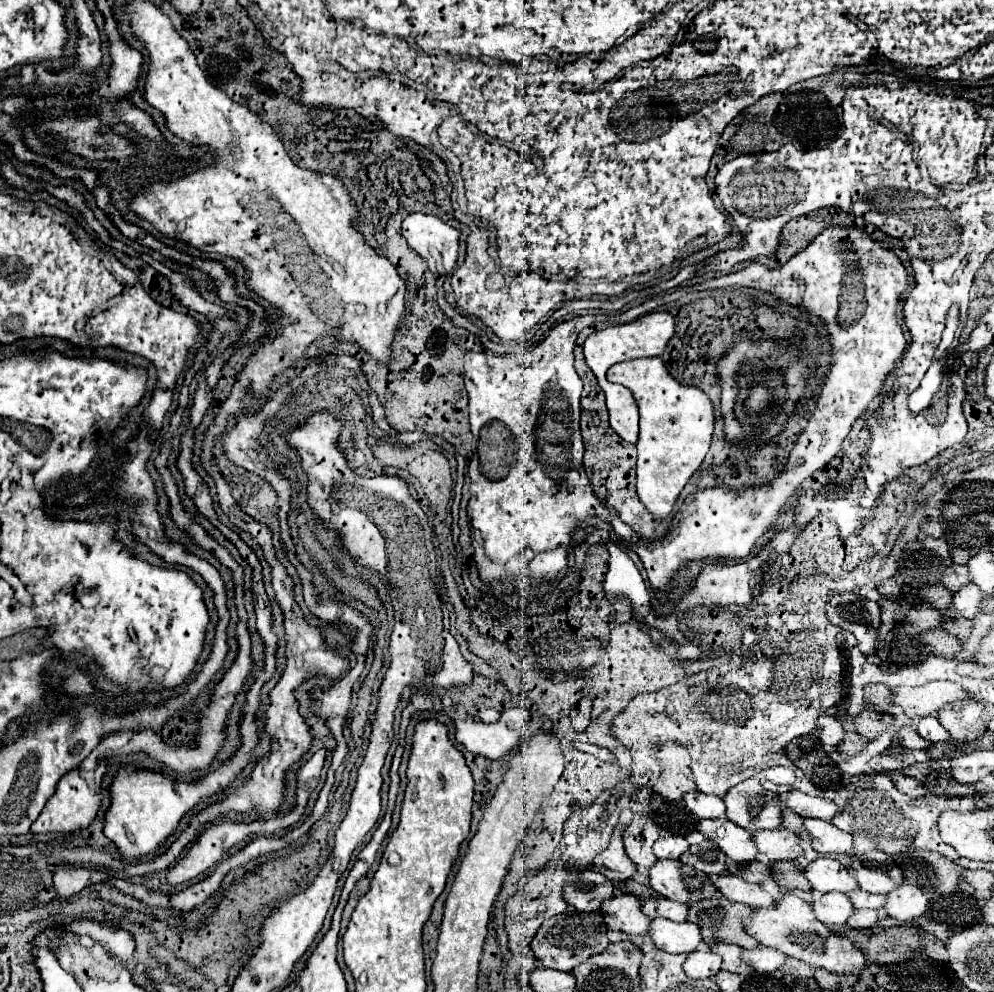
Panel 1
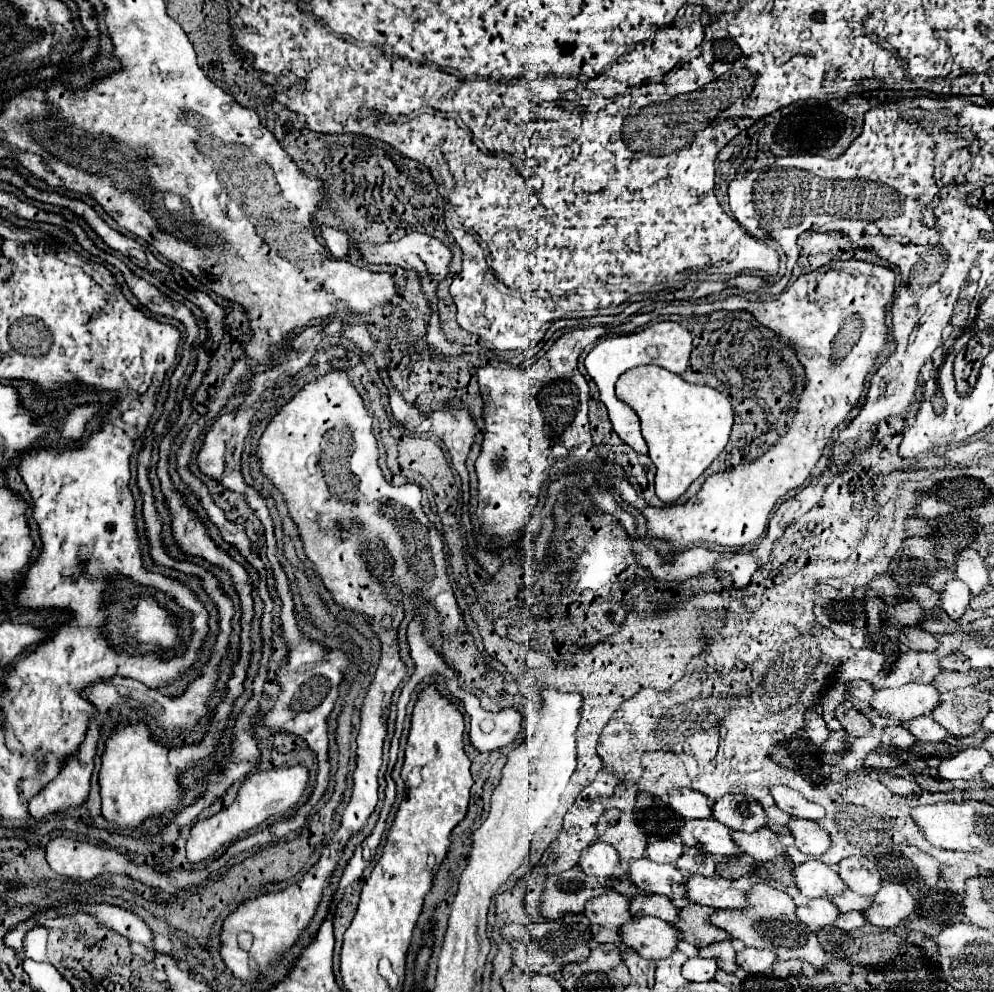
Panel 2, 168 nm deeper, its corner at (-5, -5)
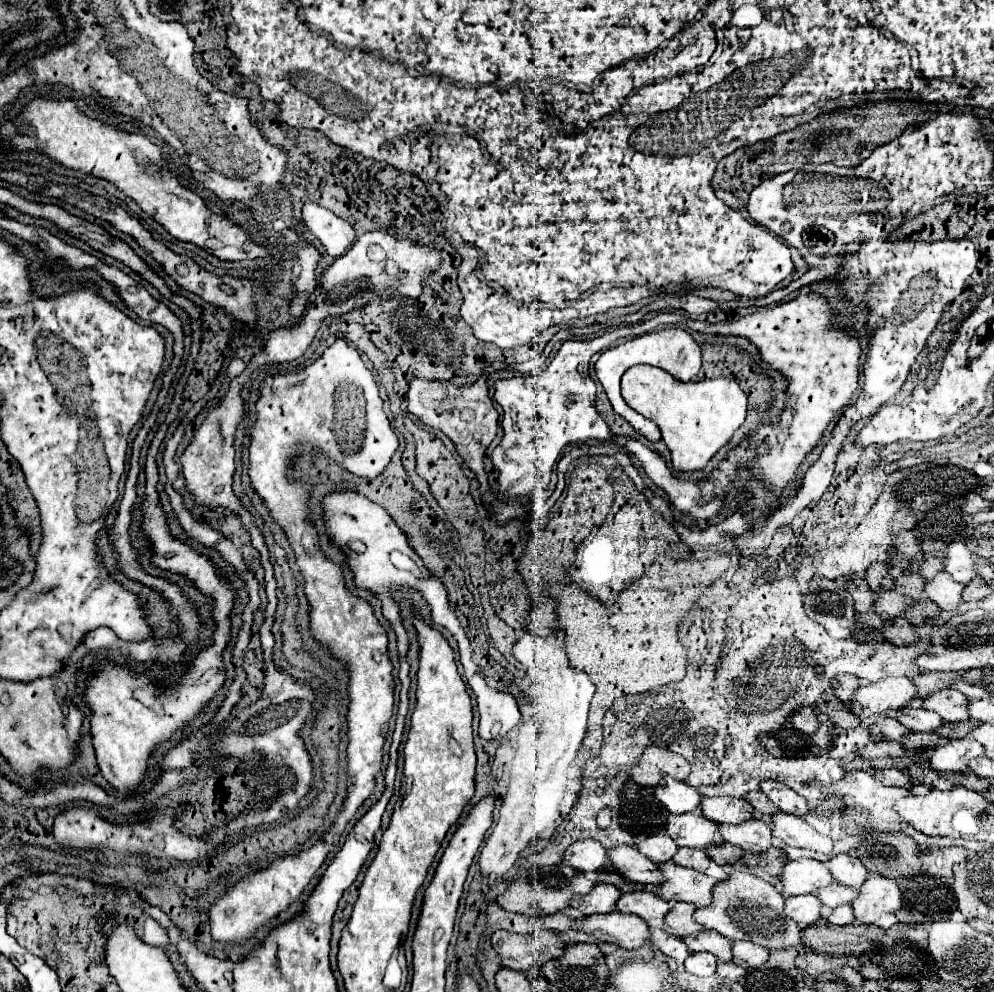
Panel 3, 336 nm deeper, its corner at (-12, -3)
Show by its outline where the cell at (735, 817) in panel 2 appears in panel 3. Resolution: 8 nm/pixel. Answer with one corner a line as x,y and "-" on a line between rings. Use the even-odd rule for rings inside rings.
702,797
700,811
706,819
718,823
744,823
752,815
752,807
744,799
736,797

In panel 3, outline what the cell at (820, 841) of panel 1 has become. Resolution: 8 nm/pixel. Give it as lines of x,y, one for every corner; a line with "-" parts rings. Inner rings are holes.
782,811
772,815
772,837
782,839
786,845
794,847
808,847
820,853
832,851
832,841
828,837
822,837
802,817
788,815

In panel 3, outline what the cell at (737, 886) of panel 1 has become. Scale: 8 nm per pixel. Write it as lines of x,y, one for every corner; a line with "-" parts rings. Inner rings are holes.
674,863
658,865
658,869
664,873
664,881
658,885
656,895
664,901
684,901
696,907
712,903
712,887
716,885
714,879

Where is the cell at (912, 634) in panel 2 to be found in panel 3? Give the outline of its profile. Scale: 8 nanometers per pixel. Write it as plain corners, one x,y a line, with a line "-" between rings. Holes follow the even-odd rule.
896,617
890,625
884,625
882,635
888,643
894,643
894,645
910,645
916,641
914,627
904,617

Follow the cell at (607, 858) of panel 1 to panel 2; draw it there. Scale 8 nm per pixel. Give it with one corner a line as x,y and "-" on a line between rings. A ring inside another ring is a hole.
593,843
581,855
581,869
599,881
613,877
619,863
621,859
617,855
617,849
609,843

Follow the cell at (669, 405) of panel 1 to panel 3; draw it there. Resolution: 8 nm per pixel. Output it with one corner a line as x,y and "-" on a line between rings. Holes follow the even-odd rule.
634,365
624,373
622,397
632,409
660,427
662,439
672,453
672,465
678,471
706,467
712,455
732,439
746,417
746,393
734,379
680,383
652,365

